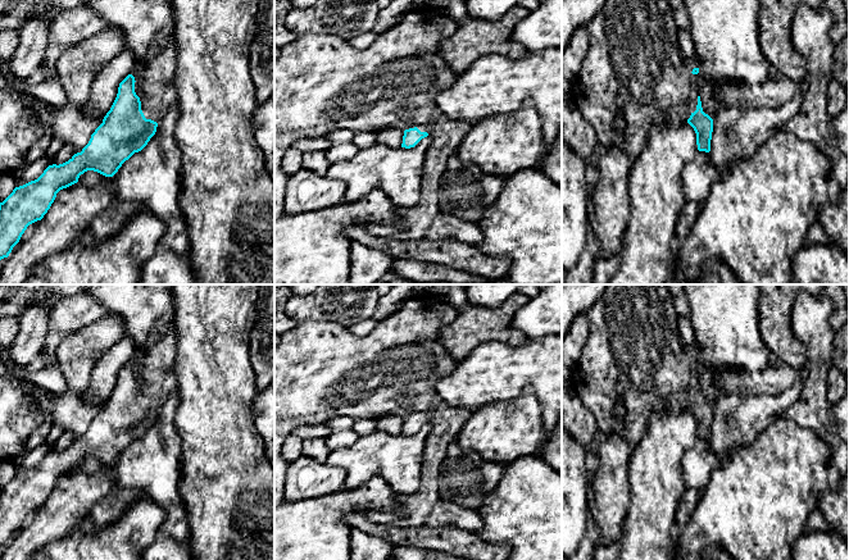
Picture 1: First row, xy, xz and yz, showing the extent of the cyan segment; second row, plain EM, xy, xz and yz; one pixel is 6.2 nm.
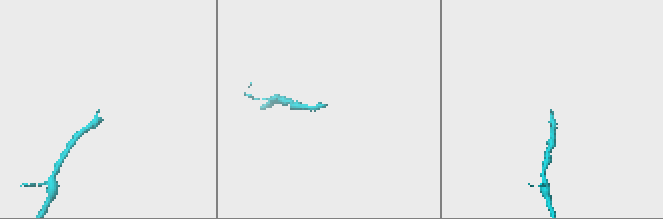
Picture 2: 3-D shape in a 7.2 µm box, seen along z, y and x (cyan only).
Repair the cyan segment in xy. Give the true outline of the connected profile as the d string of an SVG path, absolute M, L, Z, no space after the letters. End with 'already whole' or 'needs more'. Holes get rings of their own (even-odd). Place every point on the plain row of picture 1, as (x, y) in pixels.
M171 323L165 333L154 332L151 334L137 368L141 374L140 384L135 379L135 364L128 361L119 370L118 381L110 397L91 422L88 431L82 438L74 441L63 451L49 452L37 466L15 474L0 490L0 547L9 543L29 511L44 505L60 477L77 470L80 463L87 457L113 464L126 447L147 432L156 419L158 410L163 408L172 395L177 395L176 355L176 329Z | needs more

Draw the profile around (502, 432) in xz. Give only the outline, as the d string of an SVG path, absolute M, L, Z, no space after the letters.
M531 386L509 401L498 401L473 410L457 442L483 459L510 464L518 457L537 455L544 438L540 402Z

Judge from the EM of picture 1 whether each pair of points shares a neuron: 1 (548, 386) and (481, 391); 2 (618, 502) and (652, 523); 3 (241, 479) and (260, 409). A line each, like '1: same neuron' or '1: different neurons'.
1: same neuron
2: different neurons
3: different neurons

